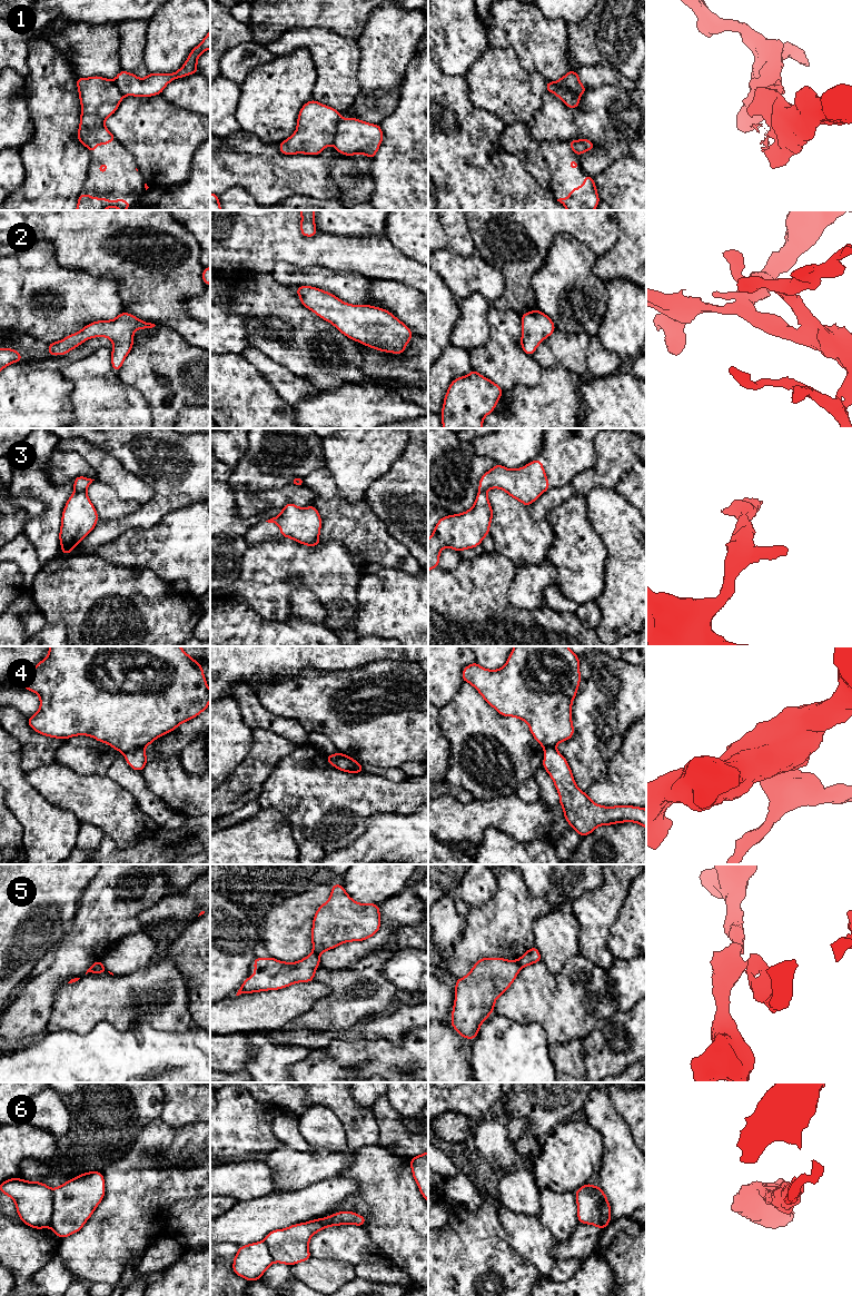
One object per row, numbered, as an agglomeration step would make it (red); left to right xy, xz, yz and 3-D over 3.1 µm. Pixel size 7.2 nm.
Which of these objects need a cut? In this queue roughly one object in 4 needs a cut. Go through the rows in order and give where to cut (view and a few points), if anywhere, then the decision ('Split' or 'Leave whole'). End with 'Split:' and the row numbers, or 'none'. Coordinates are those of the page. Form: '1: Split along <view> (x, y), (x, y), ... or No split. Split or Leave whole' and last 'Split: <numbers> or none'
1: Split along xz (339, 118), (332, 144). Split
2: No split. Leave whole
3: Split along xy (76, 491), (85, 492). Split
4: Split along xy (142, 748), (136, 748), (125, 753). Split
5: Split along xz (313, 951), (318, 955). Split
6: Split along xy (52, 1189), (52, 1216), (49, 1226). Split
Split: 1, 3, 4, 5, 6

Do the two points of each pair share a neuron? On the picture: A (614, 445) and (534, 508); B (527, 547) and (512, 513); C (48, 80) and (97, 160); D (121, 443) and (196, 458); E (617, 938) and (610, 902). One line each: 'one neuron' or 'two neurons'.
A: one neuron
B: one neuron
C: two neurons
D: one neuron
E: two neurons

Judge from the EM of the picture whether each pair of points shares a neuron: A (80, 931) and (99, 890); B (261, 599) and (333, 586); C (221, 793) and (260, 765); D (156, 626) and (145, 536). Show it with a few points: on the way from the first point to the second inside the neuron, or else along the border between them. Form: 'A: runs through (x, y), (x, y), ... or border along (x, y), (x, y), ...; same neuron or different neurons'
A: runs through (90, 921), (99, 912), (99, 900); same neuron
B: runs through (277, 580), (286, 571), (314, 571); same neuron
C: runs through (231, 793), (250, 775); same neuron
D: border along (141, 569), (152, 571), (169, 585); different neurons

